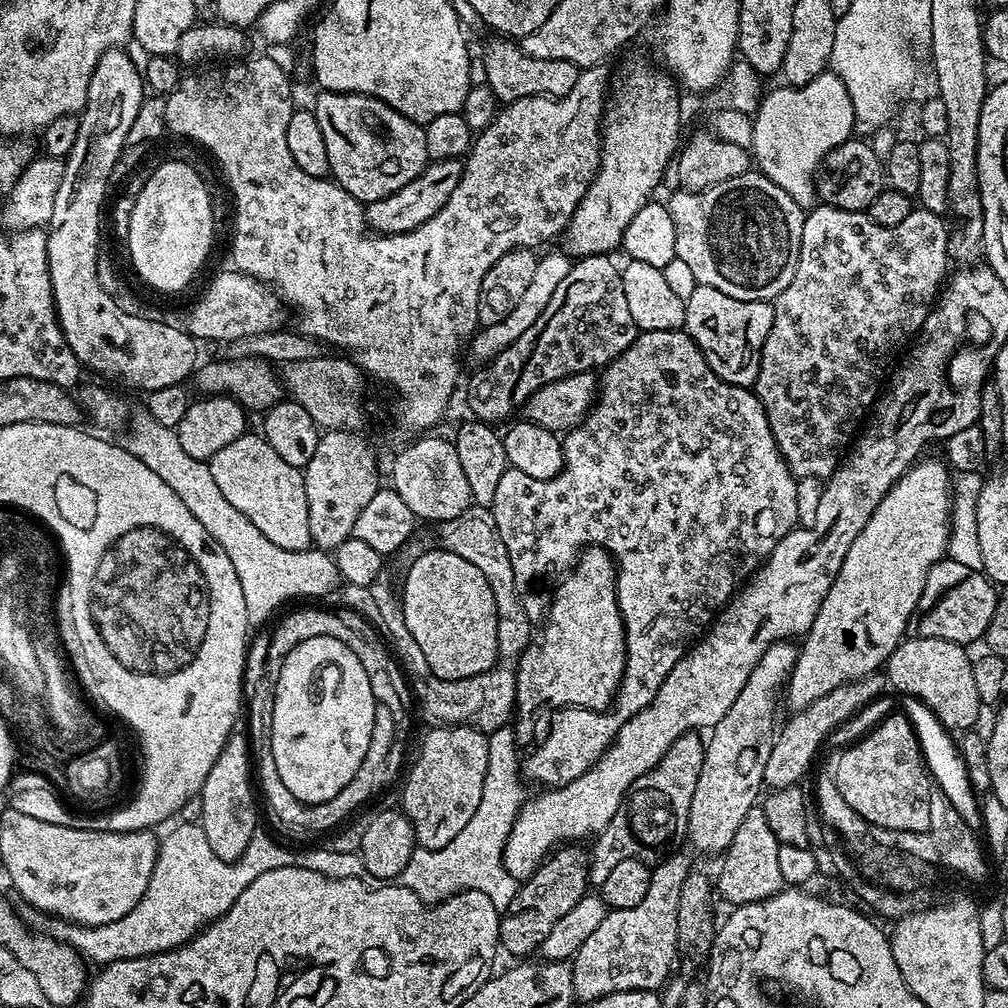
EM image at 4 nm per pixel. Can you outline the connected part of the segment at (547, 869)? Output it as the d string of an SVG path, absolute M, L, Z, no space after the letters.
M578 844L559 847L519 887L510 908L501 915L499 934L503 951L516 955L516 958L527 957L524 955L530 952L535 953L541 942L553 930L554 923L587 895L590 886L588 870L591 867L591 859L587 849L580 847L582 846Z

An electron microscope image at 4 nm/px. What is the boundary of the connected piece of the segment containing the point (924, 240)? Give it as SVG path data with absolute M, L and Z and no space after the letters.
M823 202L817 203L805 215L798 266L794 270L794 278L790 282L790 286L786 286L786 290L782 290L782 294L778 294L772 304L770 334L760 351L760 373L754 385L756 397L760 399L766 410L770 430L774 434L776 444L780 448L781 454L784 455L784 460L788 463L788 468L793 476L797 478L803 476L827 478L831 476L832 471L839 466L846 449L853 443L866 413L876 403L882 391L882 385L885 383L886 373L889 371L888 363L892 359L894 359L893 361L897 359L896 351L900 347L903 349L919 333L920 327L926 322L929 312L932 311L942 291L942 285L945 283L944 271L947 270L948 264L950 265L948 255L950 228L949 225L944 225L944 219L945 217L938 212L914 210L904 221L898 222L898 226L882 226L875 224L867 212L842 210Z

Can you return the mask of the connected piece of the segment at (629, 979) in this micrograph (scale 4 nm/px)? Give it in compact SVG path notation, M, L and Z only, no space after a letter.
M670 857L665 864L655 865L652 868L650 890L646 890L646 898L642 898L638 906L613 908L606 914L606 918L602 918L598 930L594 930L594 934L590 934L586 942L582 942L582 946L570 961L577 1001L600 1000L603 996L615 992L656 992L667 985L673 975L672 963L676 960L676 950L678 950L678 900L689 873L690 866L686 857Z

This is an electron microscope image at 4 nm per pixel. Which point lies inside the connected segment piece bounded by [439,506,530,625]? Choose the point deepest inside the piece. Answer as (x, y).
(473, 535)

